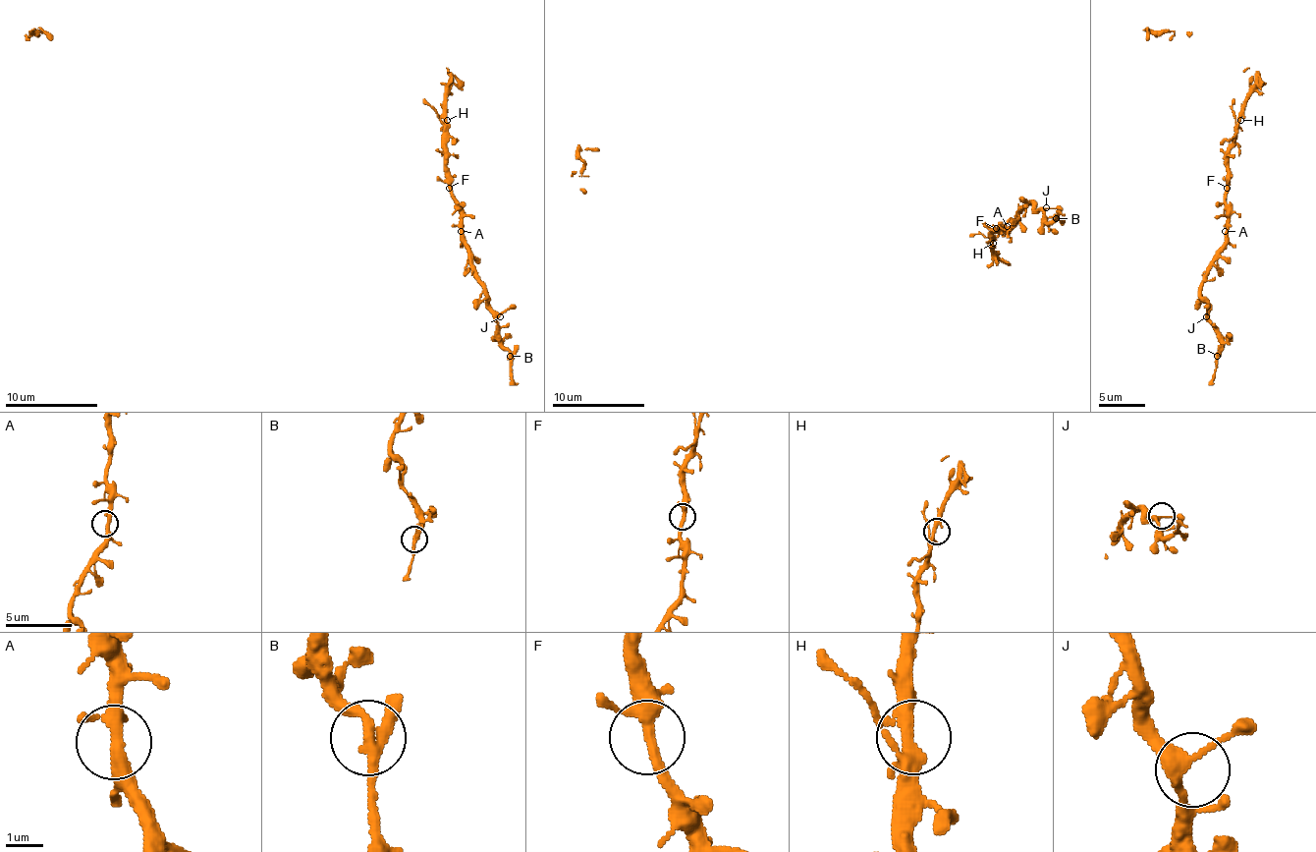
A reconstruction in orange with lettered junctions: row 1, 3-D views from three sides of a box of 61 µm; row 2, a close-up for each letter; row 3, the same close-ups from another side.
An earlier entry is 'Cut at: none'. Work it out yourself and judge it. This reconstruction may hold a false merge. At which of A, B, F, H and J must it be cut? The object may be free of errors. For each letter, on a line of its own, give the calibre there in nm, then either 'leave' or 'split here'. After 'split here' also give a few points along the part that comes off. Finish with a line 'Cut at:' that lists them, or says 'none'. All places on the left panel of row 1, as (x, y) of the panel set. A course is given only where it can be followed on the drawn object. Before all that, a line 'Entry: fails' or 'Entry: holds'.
Entry: holds
A: calibre 280 nm; leave
B: calibre 260 nm; leave
F: calibre 280 nm; leave
H: calibre 300 nm; leave
J: calibre 300 nm; leave
Cut at: none

